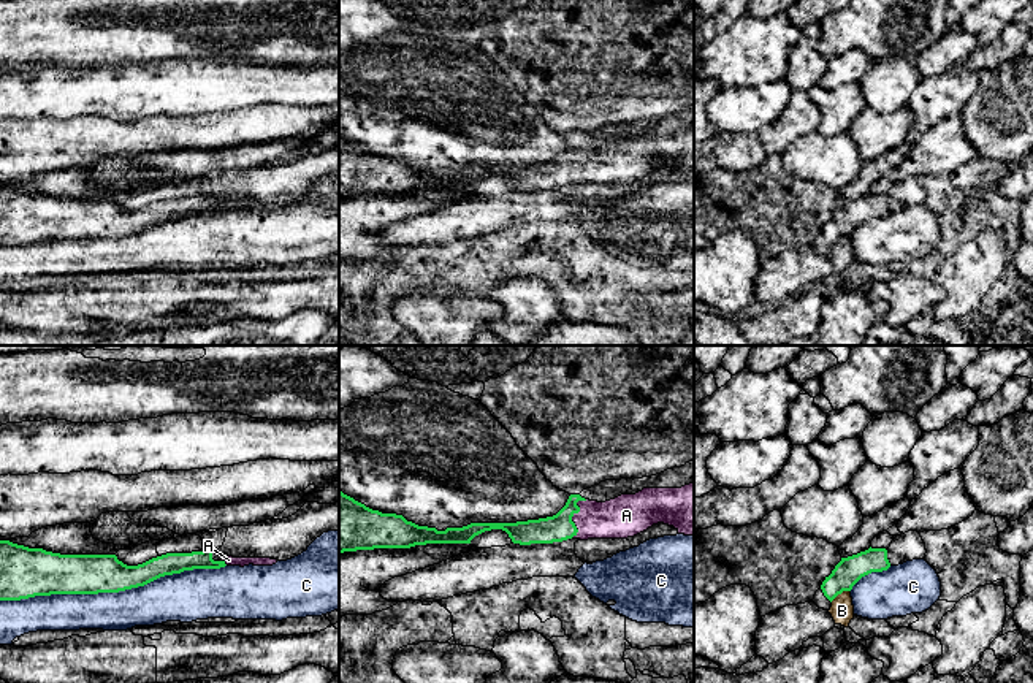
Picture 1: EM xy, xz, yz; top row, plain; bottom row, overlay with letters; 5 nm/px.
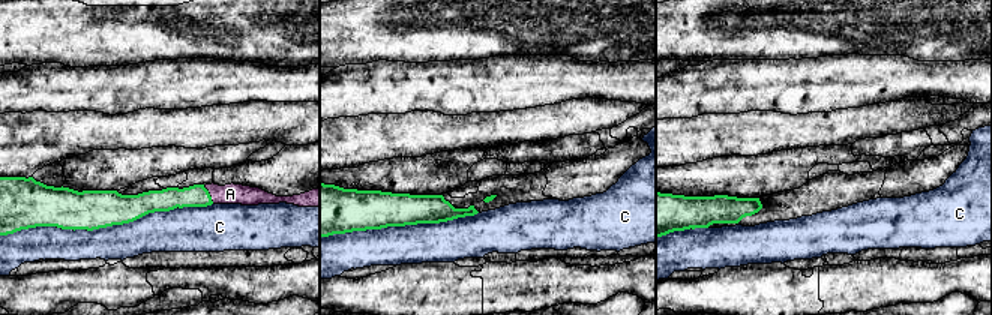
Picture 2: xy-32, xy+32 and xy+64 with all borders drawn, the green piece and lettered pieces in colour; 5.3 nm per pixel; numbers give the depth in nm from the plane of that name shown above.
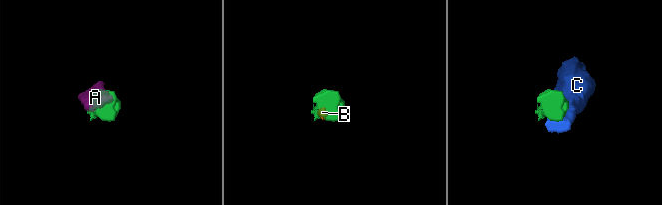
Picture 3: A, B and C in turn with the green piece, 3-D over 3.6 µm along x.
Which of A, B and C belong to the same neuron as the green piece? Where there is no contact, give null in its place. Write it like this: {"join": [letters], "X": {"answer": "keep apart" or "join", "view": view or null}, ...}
{"join": ["A"], "A": {"answer": "join", "view": "xz"}, "B": {"answer": "keep apart", "view": "yz"}, "C": {"answer": "keep apart", "view": "xy"}}

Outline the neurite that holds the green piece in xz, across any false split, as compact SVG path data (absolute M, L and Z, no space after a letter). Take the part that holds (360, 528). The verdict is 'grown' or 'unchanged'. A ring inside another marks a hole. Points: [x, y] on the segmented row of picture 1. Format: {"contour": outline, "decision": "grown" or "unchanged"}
{"contour": "M694 483L681 488L643 488L605 502L570 494L553 517L516 523L471 523L445 531L418 526L402 515L372 510L339 491L339 553L471 544L475 536L491 529L505 531L520 545L567 539L627 539L658 523L673 526L678 534L694 536Z", "decision": "grown"}

